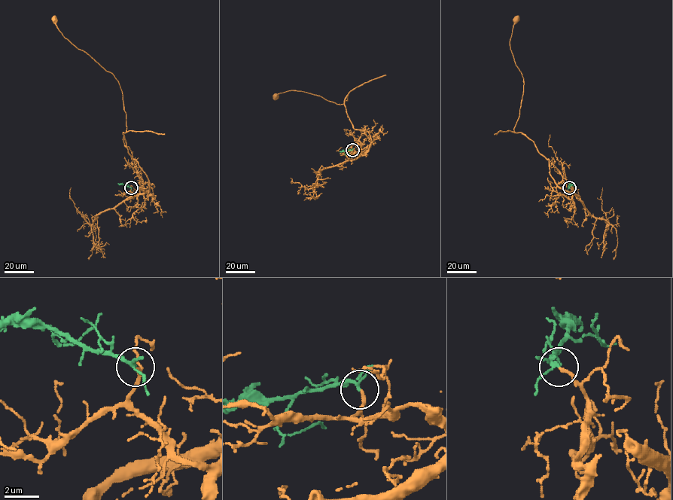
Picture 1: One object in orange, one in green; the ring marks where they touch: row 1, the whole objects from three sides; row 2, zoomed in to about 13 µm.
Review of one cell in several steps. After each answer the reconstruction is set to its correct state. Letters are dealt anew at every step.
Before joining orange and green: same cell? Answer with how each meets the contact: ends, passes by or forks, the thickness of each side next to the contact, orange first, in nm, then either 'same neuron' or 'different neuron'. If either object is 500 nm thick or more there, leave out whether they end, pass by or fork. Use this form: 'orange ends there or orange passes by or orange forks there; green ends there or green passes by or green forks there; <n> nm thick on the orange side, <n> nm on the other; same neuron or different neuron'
orange ends there; green forks there; 160 nm thick on the orange side, 130 nm on the other; same neuron

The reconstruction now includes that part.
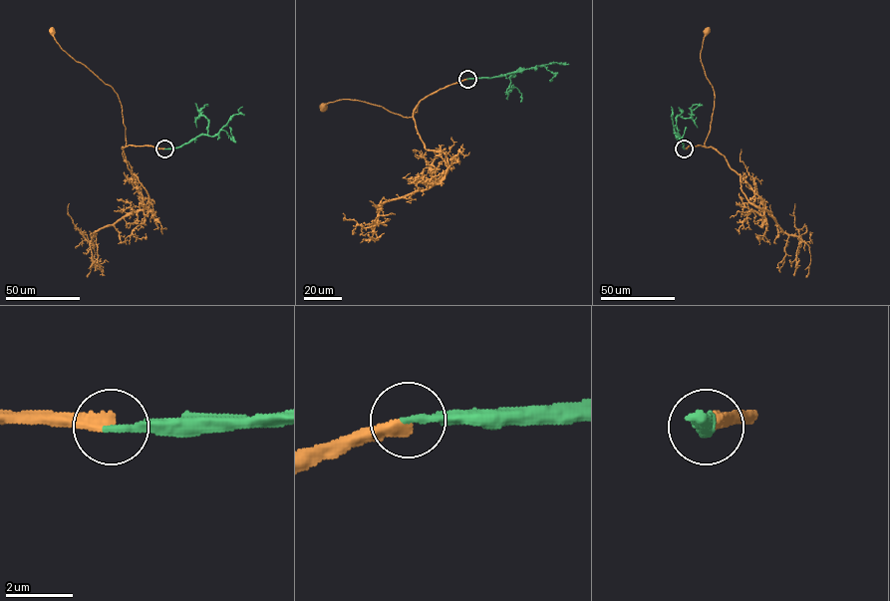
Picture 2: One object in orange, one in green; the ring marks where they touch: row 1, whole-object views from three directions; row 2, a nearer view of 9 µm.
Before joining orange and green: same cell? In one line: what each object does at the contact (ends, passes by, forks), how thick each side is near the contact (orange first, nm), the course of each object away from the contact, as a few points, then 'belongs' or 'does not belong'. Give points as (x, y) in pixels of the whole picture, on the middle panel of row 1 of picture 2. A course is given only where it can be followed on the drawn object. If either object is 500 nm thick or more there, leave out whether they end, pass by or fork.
orange ends; green ends; calibres 380 and 240 nm; course orange (466, 79), (425, 97), (412, 117), (358, 100), (341, 99), (322, 107); course green (466, 79), (506, 75), (522, 69), (510, 77), (510, 88), (515, 87), (521, 94), (520, 102); belongs

